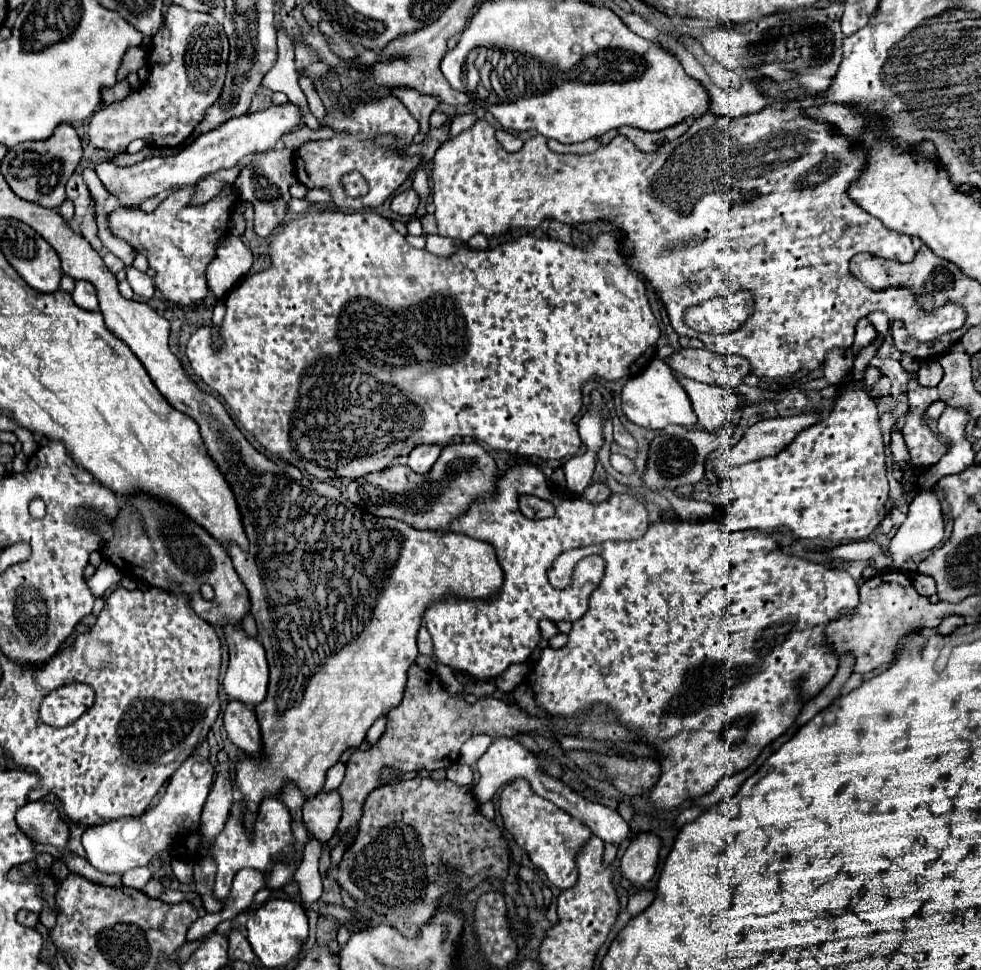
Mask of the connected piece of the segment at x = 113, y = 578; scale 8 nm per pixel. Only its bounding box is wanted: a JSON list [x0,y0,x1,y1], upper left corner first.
[87,560,121,596]

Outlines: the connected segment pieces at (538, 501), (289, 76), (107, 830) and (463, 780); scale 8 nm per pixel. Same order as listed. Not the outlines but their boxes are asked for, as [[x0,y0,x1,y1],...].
[[519,494,555,520],[263,30,307,110],[83,754,215,874],[447,762,473,788]]

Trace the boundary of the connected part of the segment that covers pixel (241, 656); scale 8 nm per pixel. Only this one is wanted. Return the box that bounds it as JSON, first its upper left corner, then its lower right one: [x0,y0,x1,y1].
[223,626,269,708]

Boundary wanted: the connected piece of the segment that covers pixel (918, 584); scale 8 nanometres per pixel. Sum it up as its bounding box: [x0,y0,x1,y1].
[913,574,935,596]

